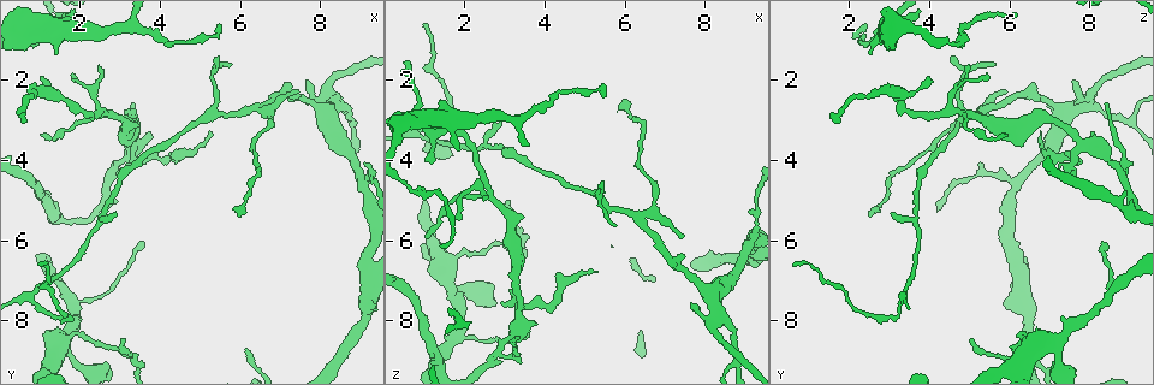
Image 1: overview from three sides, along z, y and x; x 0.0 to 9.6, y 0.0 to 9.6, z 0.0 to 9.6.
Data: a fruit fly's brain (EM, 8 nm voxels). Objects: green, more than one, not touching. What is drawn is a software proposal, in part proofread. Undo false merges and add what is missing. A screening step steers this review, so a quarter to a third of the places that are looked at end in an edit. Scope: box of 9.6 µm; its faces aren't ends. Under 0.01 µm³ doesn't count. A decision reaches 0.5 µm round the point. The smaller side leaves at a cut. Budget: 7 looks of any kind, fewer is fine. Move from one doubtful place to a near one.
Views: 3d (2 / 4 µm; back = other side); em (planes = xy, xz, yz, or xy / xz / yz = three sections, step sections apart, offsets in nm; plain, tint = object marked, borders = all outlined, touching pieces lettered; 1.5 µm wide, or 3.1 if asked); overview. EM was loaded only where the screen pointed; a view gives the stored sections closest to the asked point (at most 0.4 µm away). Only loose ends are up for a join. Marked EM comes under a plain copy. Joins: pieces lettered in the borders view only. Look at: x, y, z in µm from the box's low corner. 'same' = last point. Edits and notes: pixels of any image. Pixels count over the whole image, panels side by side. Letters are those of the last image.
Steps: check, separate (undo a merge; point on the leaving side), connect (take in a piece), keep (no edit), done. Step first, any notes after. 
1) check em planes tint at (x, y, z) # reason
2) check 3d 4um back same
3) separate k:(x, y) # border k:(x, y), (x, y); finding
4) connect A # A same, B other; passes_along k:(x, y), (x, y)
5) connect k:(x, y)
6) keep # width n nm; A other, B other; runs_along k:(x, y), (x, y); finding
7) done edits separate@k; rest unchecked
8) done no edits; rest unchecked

check em planes borders at (1.35, 7.90, 3.25) # thin neck

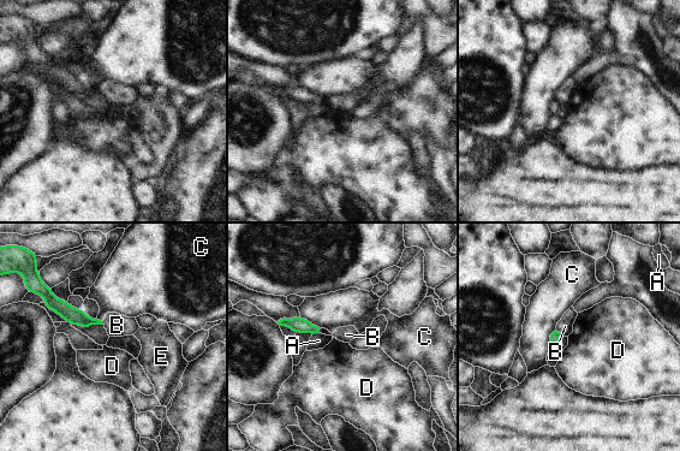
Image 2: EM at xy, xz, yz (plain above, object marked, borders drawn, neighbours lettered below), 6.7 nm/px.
keep # A other, B other, C other, D other, E other; runs_along 2:(49, 303), (94, 321); continuous, no second neuron

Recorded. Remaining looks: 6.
check em planes borders at (2.50, 5.50, 3.65) # sharp bend

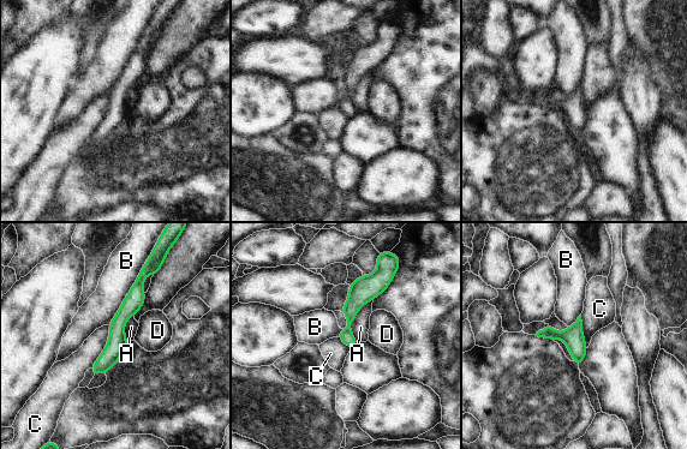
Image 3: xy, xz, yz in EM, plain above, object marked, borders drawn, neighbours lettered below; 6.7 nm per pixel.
keep # A other, B other, C other, D other; one neuron here

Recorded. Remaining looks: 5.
check em xy step 4 borders at (4.30, 3.90, 7.60) # sharp bend

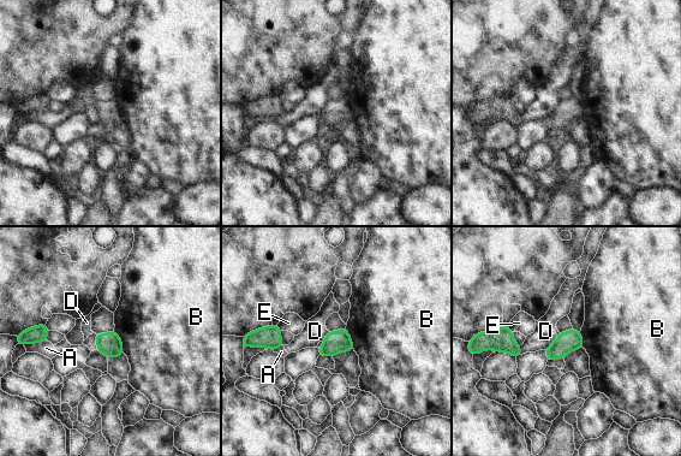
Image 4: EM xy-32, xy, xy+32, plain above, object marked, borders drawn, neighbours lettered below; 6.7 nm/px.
keep # width 150 nm; A other, B other, D other, E other; all the same neuron

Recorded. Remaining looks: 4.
done no edits; rest unchecked

